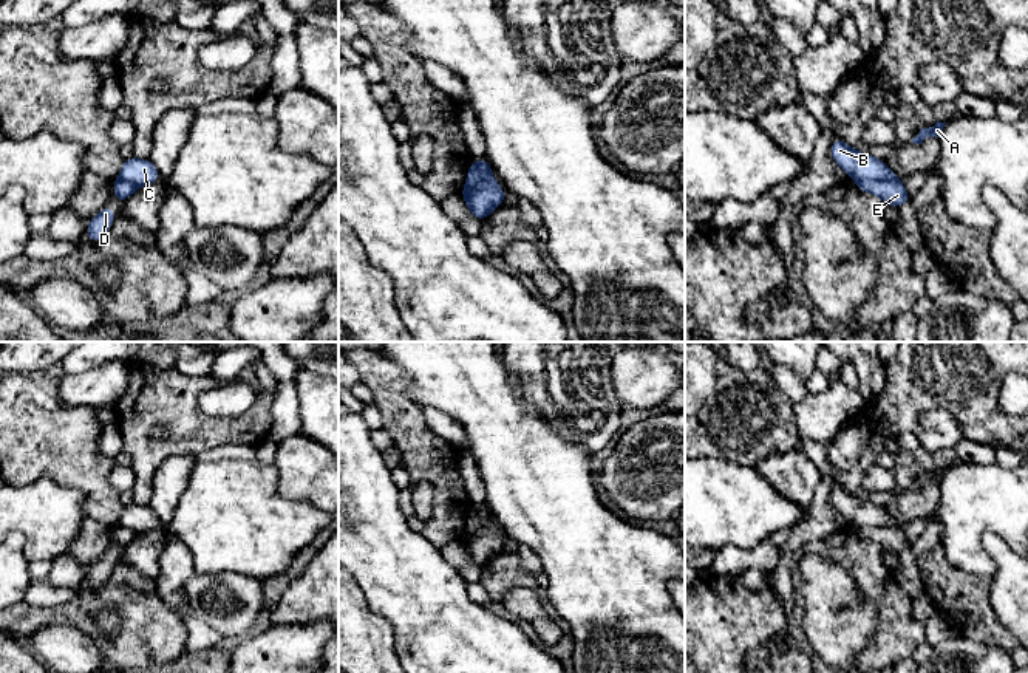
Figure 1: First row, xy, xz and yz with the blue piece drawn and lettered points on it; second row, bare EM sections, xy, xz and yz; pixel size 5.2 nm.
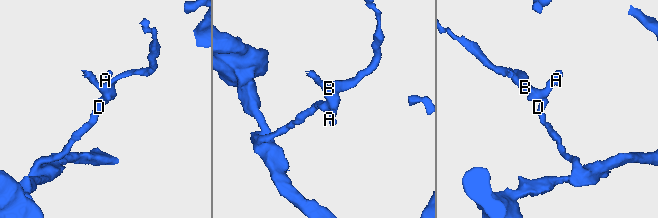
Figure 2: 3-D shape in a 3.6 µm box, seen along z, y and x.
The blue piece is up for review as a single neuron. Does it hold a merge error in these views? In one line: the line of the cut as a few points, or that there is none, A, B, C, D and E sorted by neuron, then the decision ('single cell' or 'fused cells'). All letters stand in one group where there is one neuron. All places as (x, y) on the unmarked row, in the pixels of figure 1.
cut in yz along (900, 526), (857, 528); A B C / D E; fused cells

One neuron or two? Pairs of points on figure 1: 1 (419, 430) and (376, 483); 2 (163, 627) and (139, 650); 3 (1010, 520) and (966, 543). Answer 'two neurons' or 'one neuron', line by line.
1: two neurons
2: one neuron
3: one neuron

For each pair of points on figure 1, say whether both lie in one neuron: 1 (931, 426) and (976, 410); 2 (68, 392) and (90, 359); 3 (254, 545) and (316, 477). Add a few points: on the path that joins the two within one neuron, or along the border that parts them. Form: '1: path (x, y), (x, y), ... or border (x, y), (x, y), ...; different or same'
1: border (919, 415), (945, 409), (963, 437); different
2: border (116, 358), (82, 372), (67, 373); different
3: border (275, 469), (283, 497), (322, 511); different

